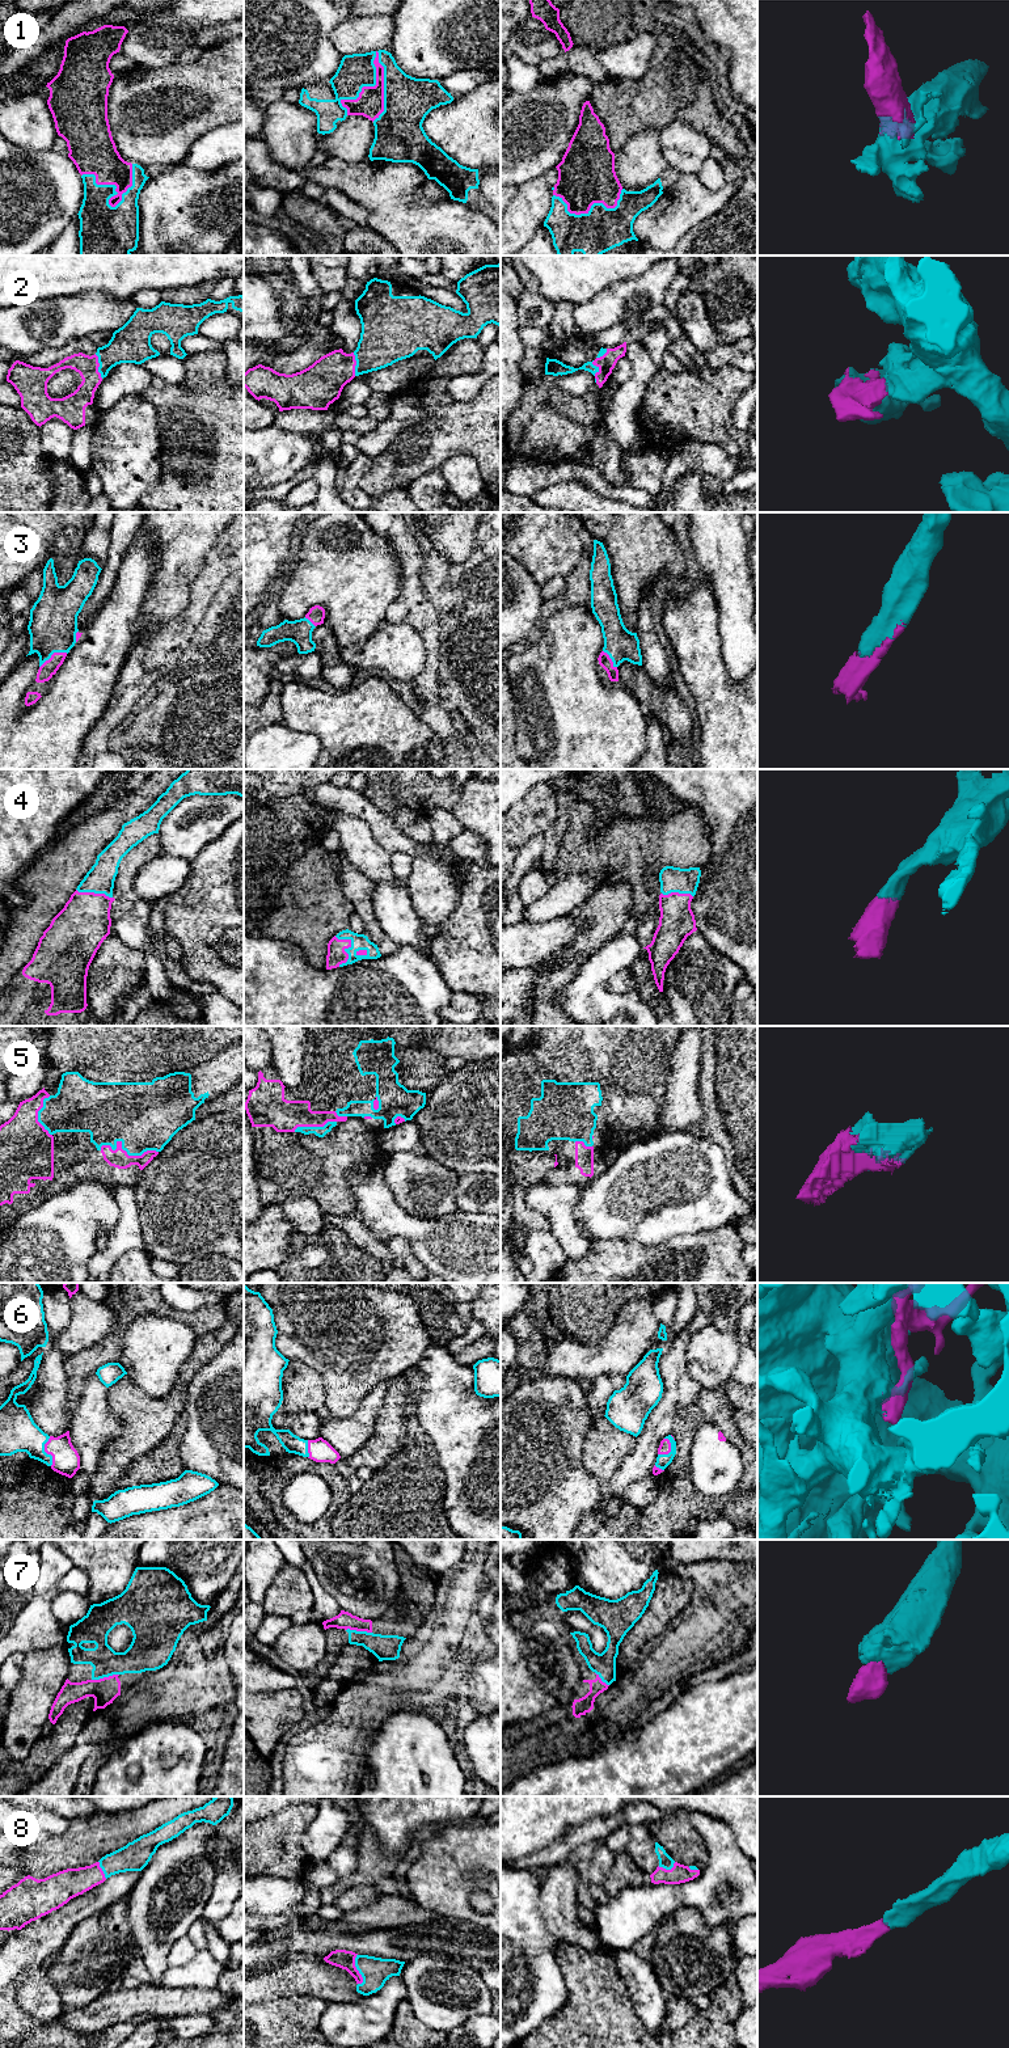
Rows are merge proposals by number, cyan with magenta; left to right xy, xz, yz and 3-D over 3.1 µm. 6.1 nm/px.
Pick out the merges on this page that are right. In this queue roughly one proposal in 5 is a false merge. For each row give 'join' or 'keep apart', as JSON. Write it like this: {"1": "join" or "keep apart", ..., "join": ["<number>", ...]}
{"1": "join", "2": "join", "3": "join", "4": "join", "5": "join", "6": "join", "7": "join", "8": "join", "join": ["1", "2", "3", "4", "5", "6", "7", "8"]}

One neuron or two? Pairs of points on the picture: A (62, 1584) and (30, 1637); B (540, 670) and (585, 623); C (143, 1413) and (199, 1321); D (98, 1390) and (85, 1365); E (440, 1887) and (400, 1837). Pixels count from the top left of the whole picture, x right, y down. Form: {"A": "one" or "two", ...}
{"A": "one", "B": "one", "C": "two", "D": "two", "E": "two"}

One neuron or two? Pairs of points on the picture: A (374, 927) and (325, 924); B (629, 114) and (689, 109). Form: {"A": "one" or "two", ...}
{"A": "two", "B": "one"}

